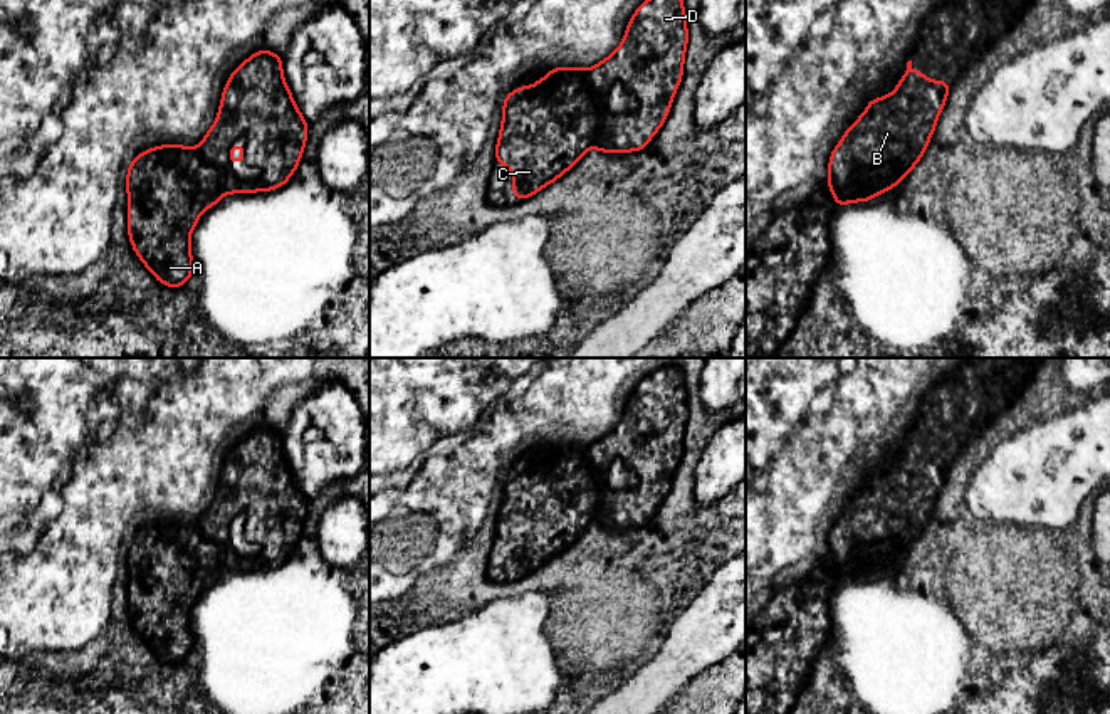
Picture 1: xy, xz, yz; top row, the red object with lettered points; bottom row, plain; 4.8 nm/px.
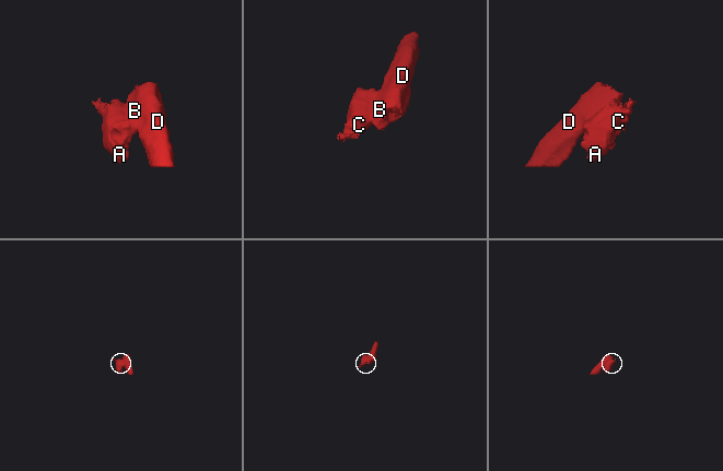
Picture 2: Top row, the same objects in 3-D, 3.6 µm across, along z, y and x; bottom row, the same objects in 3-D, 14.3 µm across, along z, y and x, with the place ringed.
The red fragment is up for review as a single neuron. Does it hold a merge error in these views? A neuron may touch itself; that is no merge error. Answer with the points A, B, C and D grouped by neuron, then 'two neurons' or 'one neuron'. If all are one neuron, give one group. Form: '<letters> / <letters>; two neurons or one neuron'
A B C D; one neuron

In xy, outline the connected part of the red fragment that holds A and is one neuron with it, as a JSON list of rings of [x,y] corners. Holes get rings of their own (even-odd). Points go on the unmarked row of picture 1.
[[[260,425],[230,450],[223,464],[217,496],[198,524],[163,521],[141,528],[129,539],[126,553],[129,576],[128,612],[133,627],[160,660],[181,664],[191,654],[190,612],[205,585],[215,583],[225,570],[270,568],[287,559],[297,546],[306,524],[307,501],[285,460],[282,432]],[[237,519],[243,521],[243,536],[240,541],[233,541],[230,536],[230,528]]]

